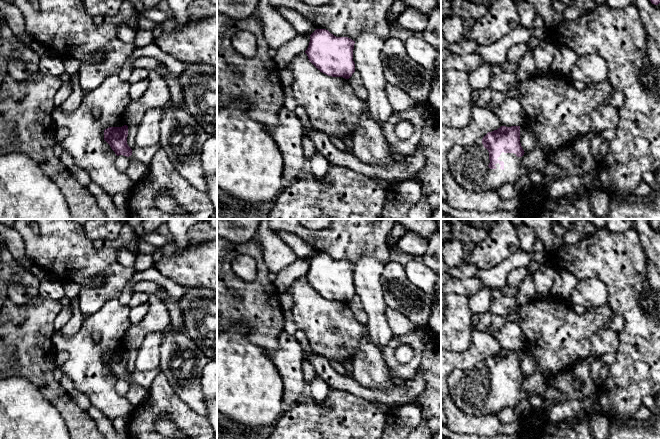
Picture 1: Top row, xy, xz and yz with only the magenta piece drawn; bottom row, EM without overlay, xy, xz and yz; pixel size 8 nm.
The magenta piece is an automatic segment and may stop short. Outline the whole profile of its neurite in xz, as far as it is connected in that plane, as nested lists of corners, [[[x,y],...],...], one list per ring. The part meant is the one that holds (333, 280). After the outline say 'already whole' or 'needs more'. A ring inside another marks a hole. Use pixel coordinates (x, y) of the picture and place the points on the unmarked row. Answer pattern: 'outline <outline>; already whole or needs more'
outline [[[316,253],[310,259],[305,277],[320,296],[349,303],[355,296],[354,268],[348,261],[336,261],[326,253]]]; already whole

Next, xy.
outline [[[128,350],[109,351],[104,354],[104,364],[110,369],[117,380],[123,379],[129,382],[129,391],[126,398],[134,408],[149,402],[149,389],[134,384],[132,373],[127,368]]]; needs more

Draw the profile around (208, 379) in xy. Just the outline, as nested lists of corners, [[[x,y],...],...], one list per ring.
[[[208,360],[200,375],[200,385],[207,404],[207,417],[217,439],[217,360]]]

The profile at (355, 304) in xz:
[[[355,295],[348,304],[358,323],[363,326],[366,326],[369,321],[369,318],[363,308],[360,298]]]

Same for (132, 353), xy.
[[[137,349],[128,350],[127,368],[131,373],[135,371],[135,362],[136,362],[137,354],[138,354]]]

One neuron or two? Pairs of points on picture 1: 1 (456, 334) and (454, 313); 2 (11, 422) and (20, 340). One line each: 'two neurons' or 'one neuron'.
1: one neuron
2: two neurons

